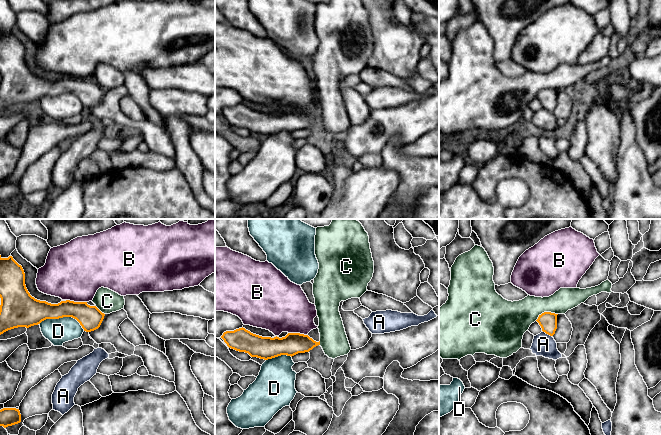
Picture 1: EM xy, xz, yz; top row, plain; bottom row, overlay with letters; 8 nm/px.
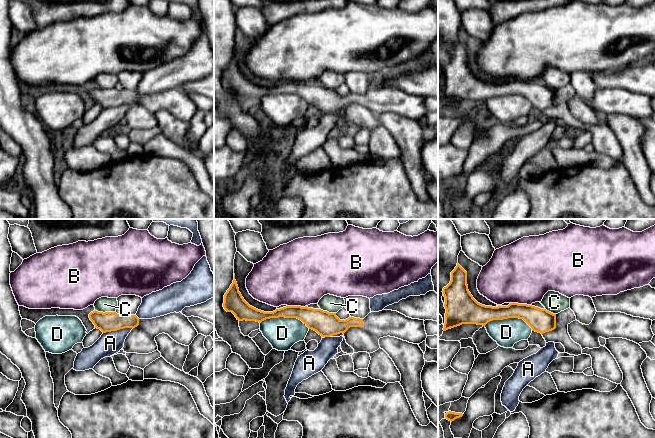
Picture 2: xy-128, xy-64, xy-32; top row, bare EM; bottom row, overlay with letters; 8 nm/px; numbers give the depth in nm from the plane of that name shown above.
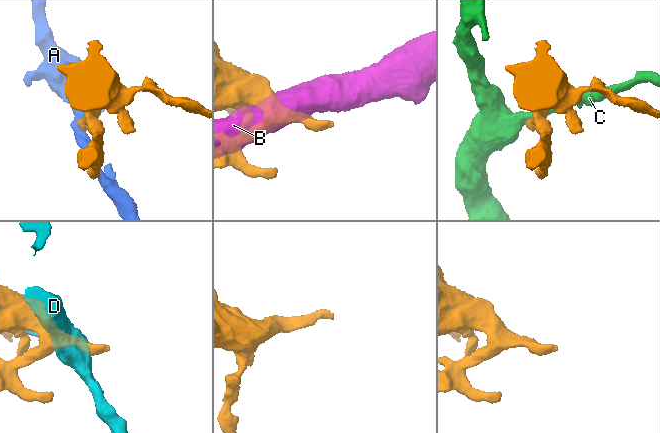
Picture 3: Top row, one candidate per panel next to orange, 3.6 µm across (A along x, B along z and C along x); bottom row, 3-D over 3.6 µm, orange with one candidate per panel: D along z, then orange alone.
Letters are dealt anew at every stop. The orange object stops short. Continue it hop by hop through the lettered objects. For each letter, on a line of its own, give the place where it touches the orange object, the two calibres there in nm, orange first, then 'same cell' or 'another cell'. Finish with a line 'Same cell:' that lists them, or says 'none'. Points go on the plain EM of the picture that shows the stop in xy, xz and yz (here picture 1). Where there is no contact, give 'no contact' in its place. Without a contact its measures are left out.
A: contact yz (547, 109); calibres 140 and 180 nm; another cell
B: contact xy (76, 78); calibres 190 and 460 nm; another cell
C: contact yz (546, 88); calibres 140 and 260 nm; another cell
D: contact xy (63, 92); calibres 200 and 200 nm; another cell
Same cell: none

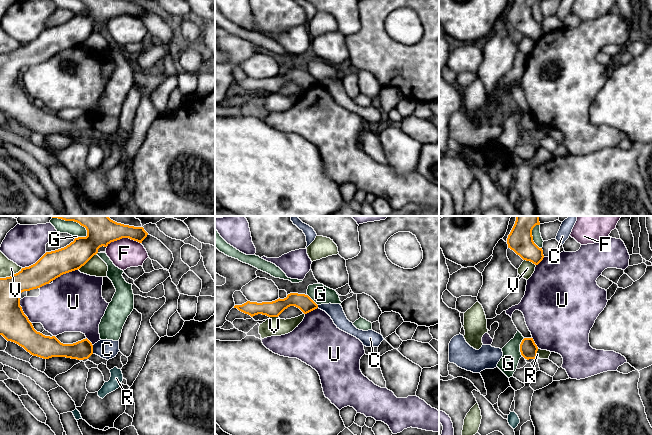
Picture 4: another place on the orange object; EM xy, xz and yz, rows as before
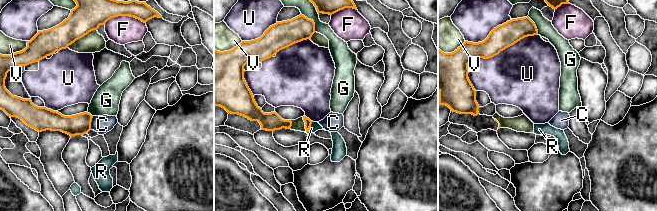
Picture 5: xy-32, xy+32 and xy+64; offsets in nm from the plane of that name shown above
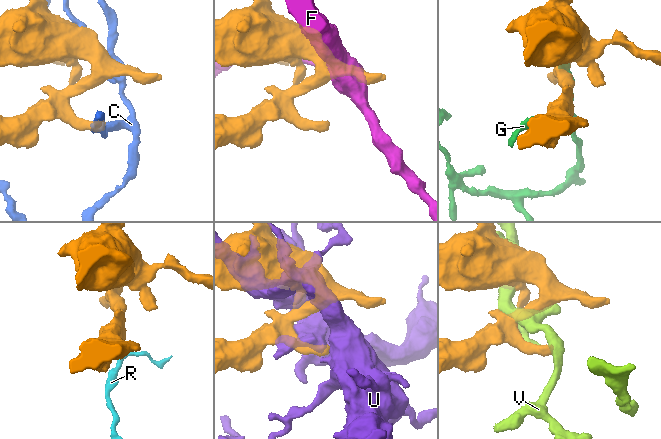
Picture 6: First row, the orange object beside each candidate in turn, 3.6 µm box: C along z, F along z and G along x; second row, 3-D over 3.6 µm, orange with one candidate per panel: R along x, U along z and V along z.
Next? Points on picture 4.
C: contact xy (92, 125); calibres 150 and 160 nm; another cell
F: contact xy (123, 13); calibres 190 and 240 nm; another cell
G: contact yz (532, 13); calibres 200 and 70 nm; another cell
R: contact yz (536, 132); calibres 140 and 20 nm; another cell
U: contact xy (64, 49); calibres 220 and 460 nm; another cell
V: contact xy (12, 51); calibres 190 and 130 nm; another cell
Same cell: none

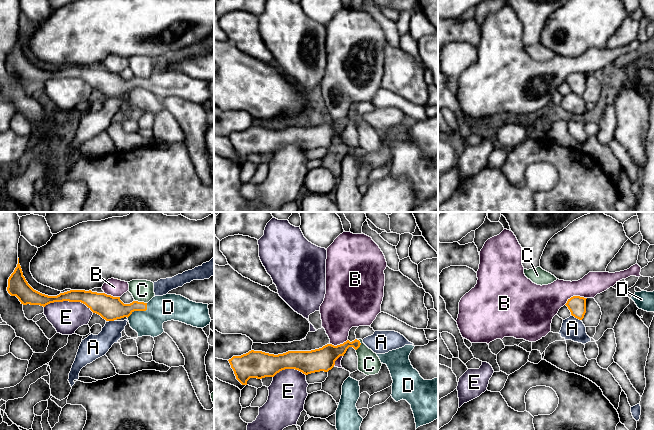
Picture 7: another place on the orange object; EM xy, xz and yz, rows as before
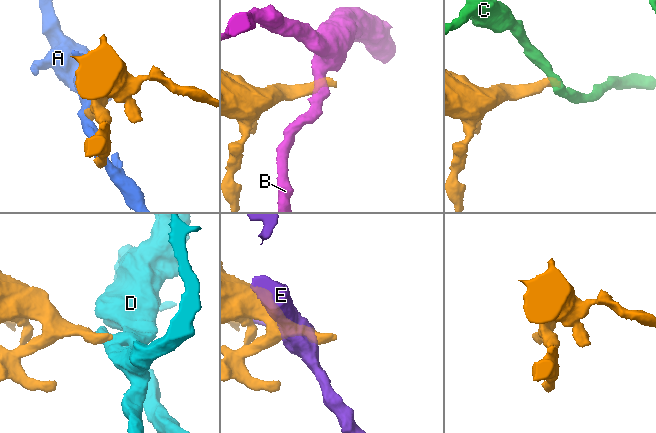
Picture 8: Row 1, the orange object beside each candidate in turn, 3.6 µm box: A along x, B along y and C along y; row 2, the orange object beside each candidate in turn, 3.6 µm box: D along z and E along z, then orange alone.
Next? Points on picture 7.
A: contact yz (576, 93); calibres 140 and 180 nm; another cell
B: contact yz (575, 72); calibres 140 and 260 nm; another cell
C: contact xz (359, 121); calibres 150 and 180 nm; another cell
D: contact xy (139, 86); calibres 200 and 220 nm; same cell
E: contact xy (69, 77); calibres 180 and 260 nm; another cell
Same cell: D

